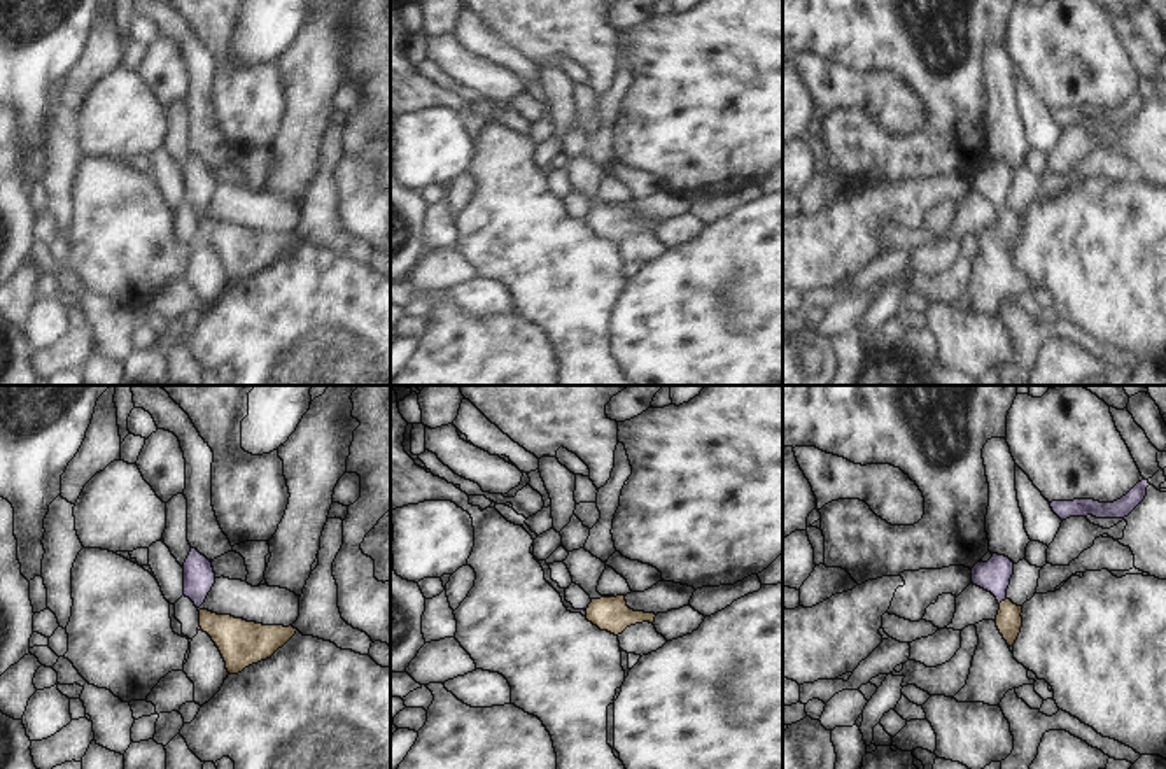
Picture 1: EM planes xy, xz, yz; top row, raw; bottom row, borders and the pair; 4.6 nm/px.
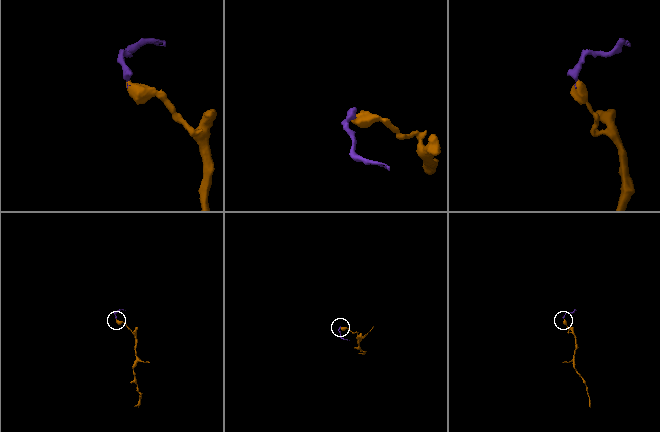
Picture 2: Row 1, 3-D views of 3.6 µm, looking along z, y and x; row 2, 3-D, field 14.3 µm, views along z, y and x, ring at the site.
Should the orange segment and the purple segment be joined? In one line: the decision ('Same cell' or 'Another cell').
Same cell

